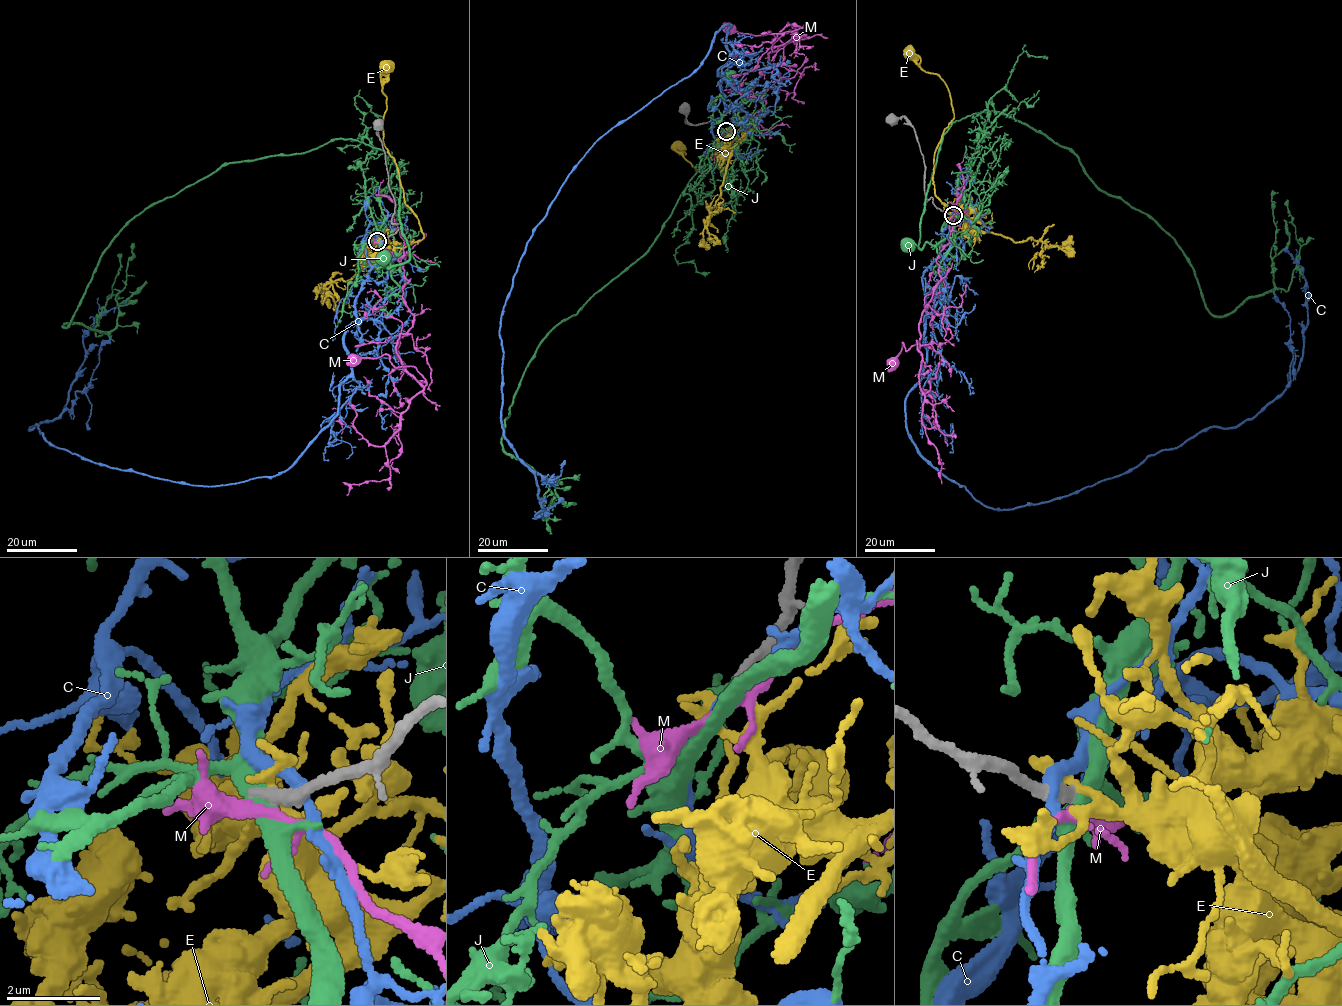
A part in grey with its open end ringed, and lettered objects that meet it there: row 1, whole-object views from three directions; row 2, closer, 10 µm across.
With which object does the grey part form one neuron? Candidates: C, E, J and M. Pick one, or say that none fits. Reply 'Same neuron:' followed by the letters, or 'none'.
Same neuron: none

